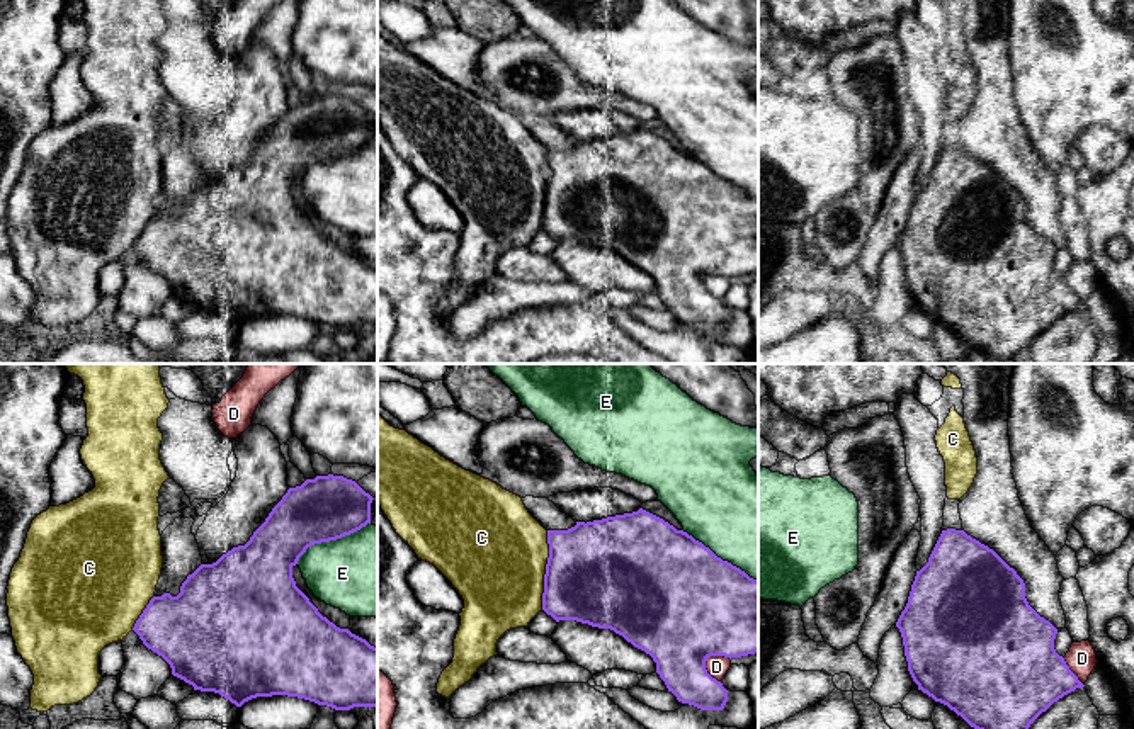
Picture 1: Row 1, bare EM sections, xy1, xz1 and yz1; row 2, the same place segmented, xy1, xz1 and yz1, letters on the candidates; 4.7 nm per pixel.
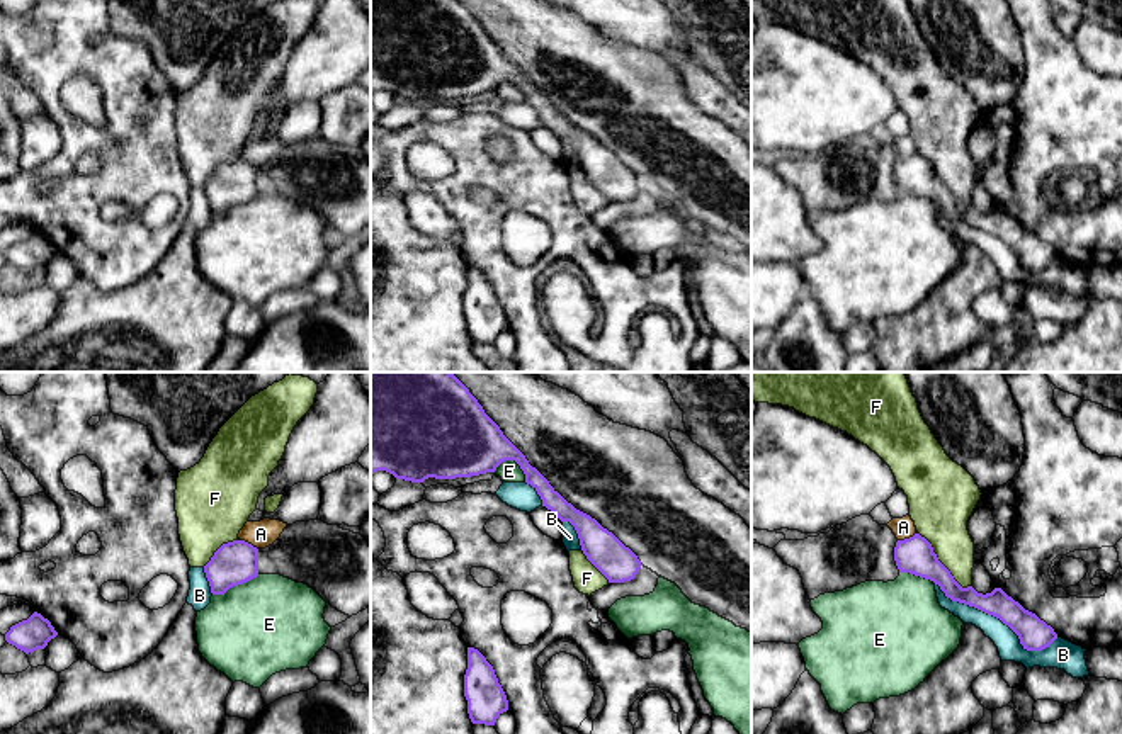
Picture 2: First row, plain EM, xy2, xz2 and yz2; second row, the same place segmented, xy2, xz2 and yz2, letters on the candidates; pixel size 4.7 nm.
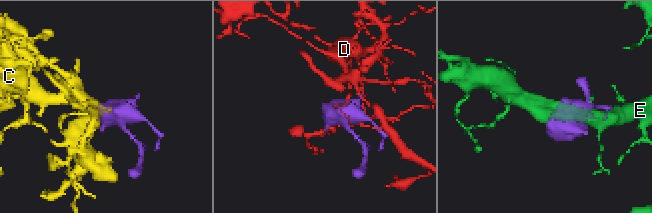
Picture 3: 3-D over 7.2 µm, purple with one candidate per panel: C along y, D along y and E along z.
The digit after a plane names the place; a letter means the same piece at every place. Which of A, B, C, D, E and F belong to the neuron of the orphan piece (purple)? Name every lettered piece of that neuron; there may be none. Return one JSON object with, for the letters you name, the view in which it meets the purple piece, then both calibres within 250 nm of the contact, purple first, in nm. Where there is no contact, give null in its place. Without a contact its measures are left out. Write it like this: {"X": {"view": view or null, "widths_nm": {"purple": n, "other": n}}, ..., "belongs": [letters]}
{"C": {"view": "xz1", "widths_nm": {"purple": 500, "other": 480}}, "belongs": ["C"]}

